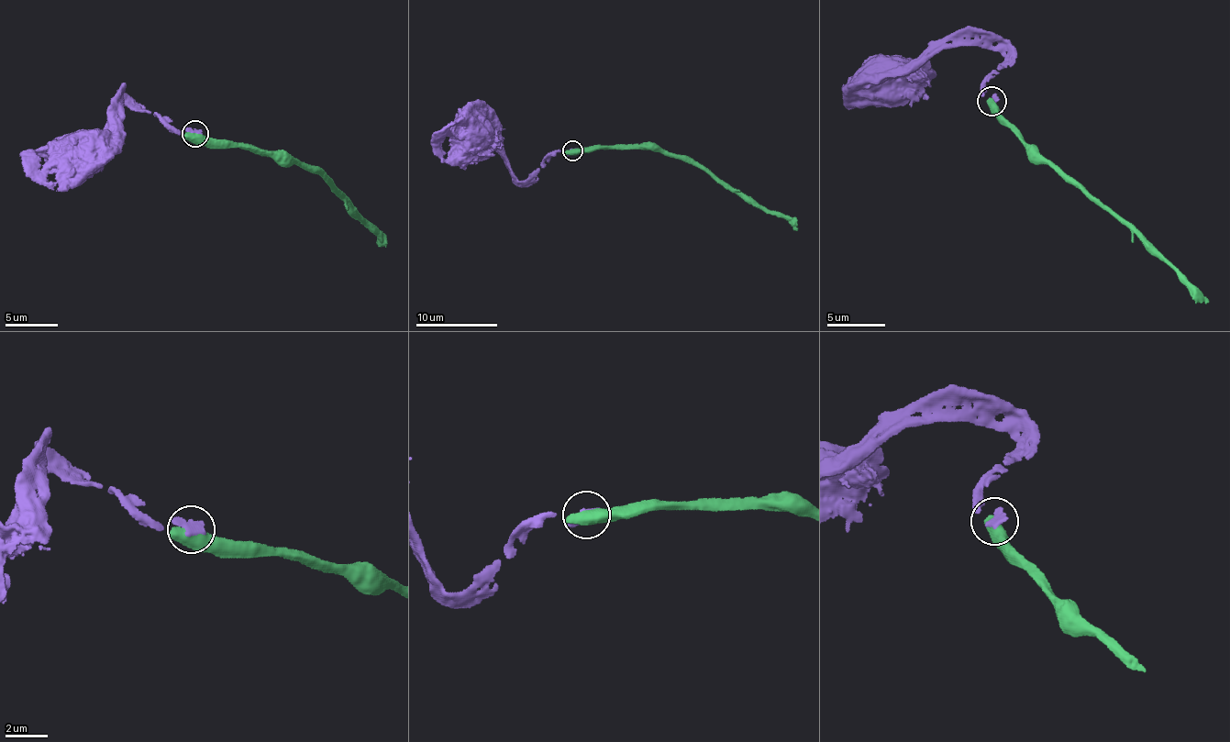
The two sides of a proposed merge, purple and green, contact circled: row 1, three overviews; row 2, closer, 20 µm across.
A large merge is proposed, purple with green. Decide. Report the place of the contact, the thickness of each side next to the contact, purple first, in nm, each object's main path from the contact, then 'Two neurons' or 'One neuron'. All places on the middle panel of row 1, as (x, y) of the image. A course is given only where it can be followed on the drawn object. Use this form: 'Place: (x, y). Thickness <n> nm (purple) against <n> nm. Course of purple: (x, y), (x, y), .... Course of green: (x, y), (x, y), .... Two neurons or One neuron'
Place: (572, 150). Thickness 400 nm (purple) against 800 nm. Course of purple: (572, 149), (557, 151), (528, 176), (519, 180), (495, 140), (488, 146), (478, 134). Course of green: (570, 150), (654, 145), (671, 156), (691, 158), (732, 188), (798, 228). Two neurons

